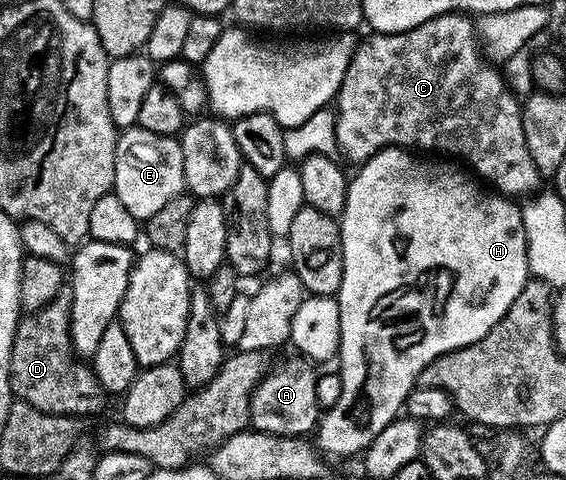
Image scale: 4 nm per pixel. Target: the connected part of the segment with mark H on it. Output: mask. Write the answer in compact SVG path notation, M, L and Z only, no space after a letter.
M388 146L386 150L375 152L375 156L371 156L366 162L360 163L356 167L357 175L354 178L352 175L348 179L349 191L345 201L345 210L339 215L341 243L343 244L343 284L335 297L306 297L299 312L295 312L295 316L291 320L289 342L297 349L294 351L298 355L304 356L314 363L325 362L328 358L335 357L337 349L341 346L339 373L343 392L339 395L338 402L320 415L319 422L322 427L333 426L336 422L385 424L396 419L402 413L409 394L418 385L423 368L427 368L427 364L431 364L439 356L475 344L475 340L487 336L487 332L491 332L491 328L495 328L495 324L499 324L499 320L505 315L507 308L511 308L511 304L515 304L515 296L519 296L519 292L523 292L526 282L530 281L528 252L525 247L524 226L521 219L522 207L506 195L486 188L476 177L466 173L460 165L449 160L428 162L425 158L428 157L418 156L399 146Z

